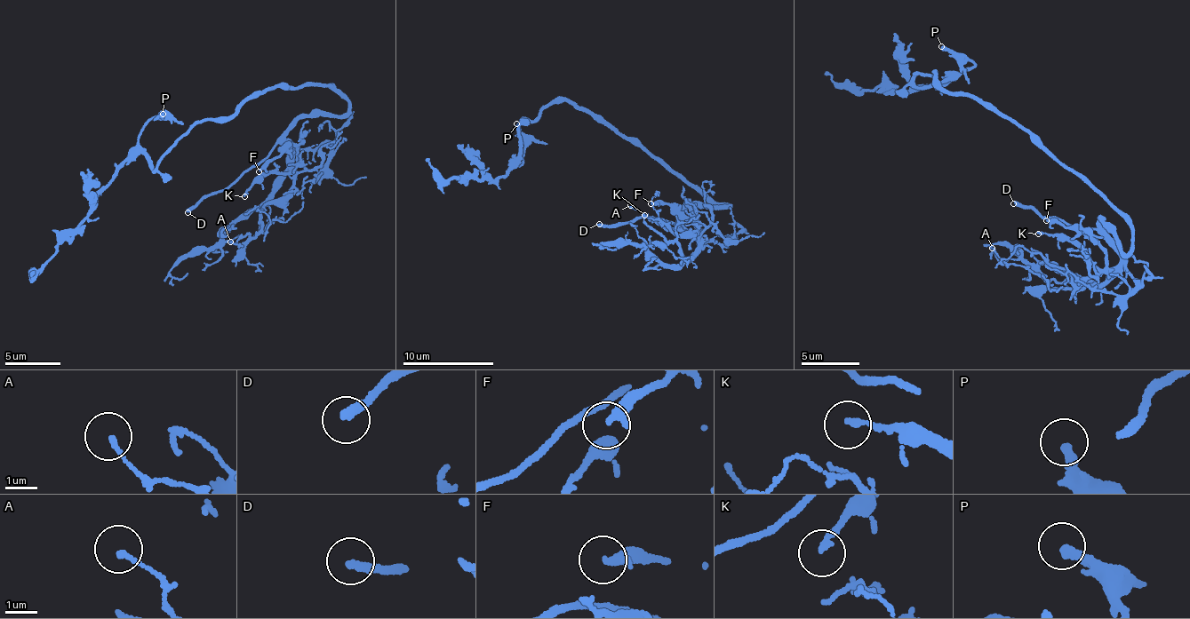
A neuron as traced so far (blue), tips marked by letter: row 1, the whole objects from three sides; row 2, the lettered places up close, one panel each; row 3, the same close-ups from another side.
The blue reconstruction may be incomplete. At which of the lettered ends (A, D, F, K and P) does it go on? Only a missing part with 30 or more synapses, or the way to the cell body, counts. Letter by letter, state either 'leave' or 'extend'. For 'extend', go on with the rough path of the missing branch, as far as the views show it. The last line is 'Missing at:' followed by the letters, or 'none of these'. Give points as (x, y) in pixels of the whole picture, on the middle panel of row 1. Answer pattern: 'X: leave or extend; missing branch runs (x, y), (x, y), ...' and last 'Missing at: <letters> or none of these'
A: leave
D: extend; missing branch runs (599, 224), (556, 210), (519, 170), (529, 165), (500, 177), (492, 195), (539, 199), (551, 185), (582, 223)
F: leave
K: leave
P: leave
Missing at: D

